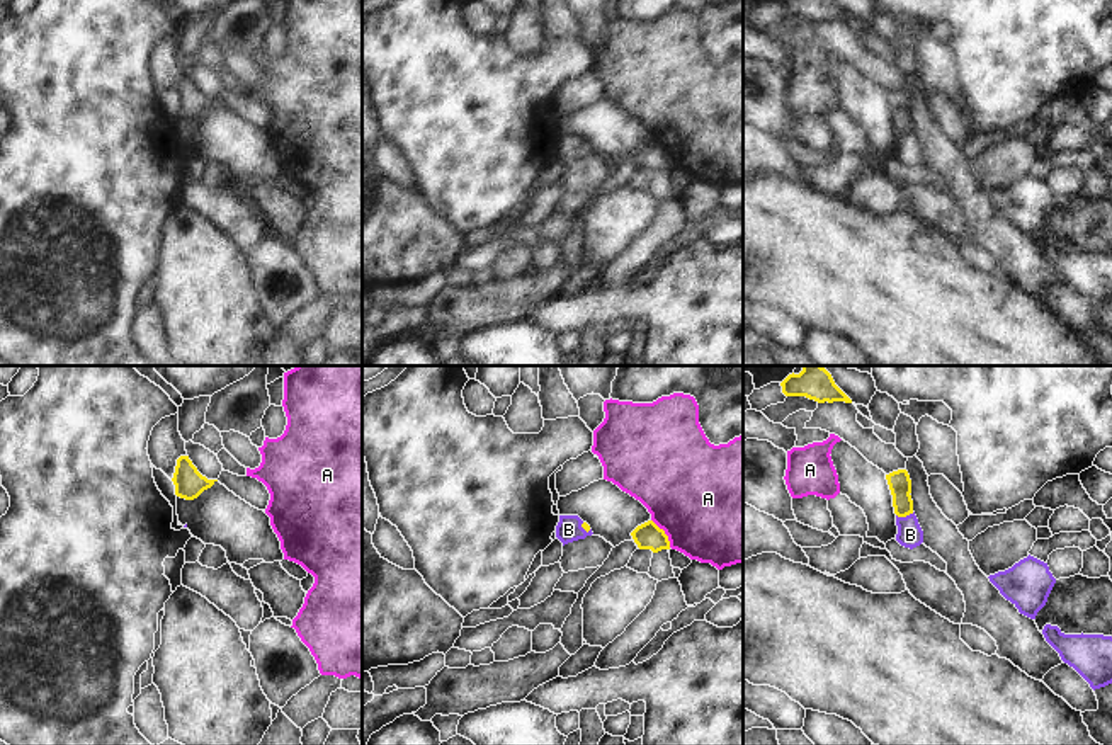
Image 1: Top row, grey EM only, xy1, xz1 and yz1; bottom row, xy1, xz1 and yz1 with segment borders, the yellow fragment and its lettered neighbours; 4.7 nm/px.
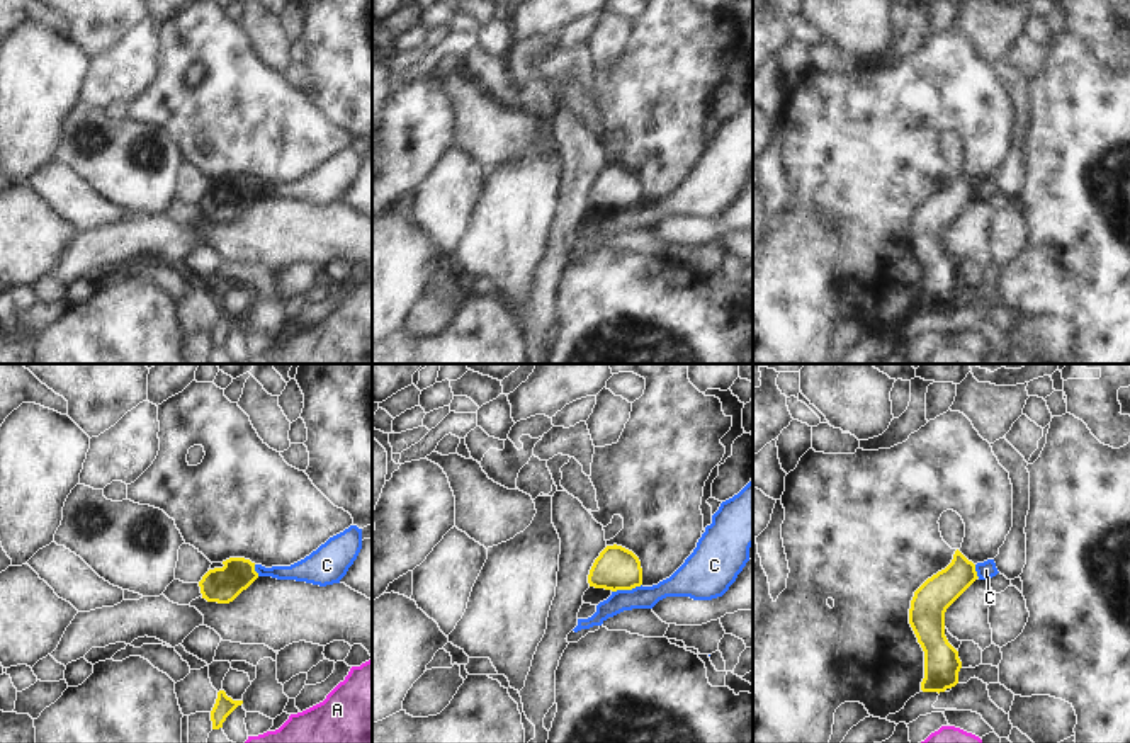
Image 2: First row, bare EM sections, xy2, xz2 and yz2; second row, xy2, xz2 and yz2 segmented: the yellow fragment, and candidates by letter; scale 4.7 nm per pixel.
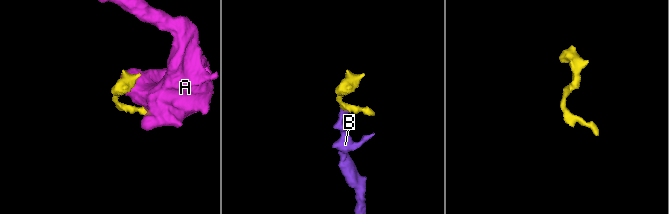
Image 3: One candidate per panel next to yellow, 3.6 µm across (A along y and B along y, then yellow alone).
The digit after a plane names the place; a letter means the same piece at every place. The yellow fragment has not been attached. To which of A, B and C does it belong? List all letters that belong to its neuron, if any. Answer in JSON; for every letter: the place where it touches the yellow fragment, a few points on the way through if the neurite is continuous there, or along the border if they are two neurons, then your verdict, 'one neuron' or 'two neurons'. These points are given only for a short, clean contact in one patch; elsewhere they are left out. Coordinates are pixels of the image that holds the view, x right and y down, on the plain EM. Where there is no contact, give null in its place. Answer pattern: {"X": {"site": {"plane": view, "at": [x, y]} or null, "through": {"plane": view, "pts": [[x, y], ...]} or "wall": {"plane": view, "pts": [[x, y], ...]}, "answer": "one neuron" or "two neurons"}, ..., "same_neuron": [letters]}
{"A": {"site": {"plane": "xz1", "at": [663, 152]}, "wall": {"plane": "xz1", "pts": [[652, 138], [663, 150], [670, 165]]}, "answer": "two neurons"}, "B": {"site": {"plane": "yz1", "at": [905, 135]}, "through": {"plane": "yz1", "pts": [[900, 102], [905, 135], [910, 153]]}, "answer": "one neuron"}, "C": {"site": {"plane": "xz2", "at": [626, 208]}, "wall": {"plane": "xz2", "pts": [[641, 203], [612, 211]]}, "answer": "two neurons"}, "same_neuron": ["B"]}

